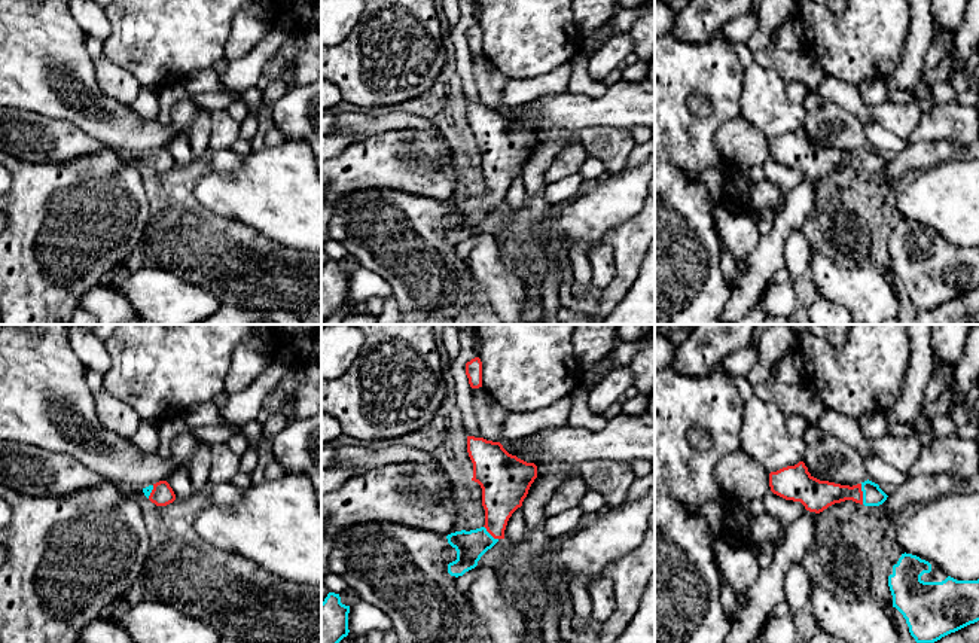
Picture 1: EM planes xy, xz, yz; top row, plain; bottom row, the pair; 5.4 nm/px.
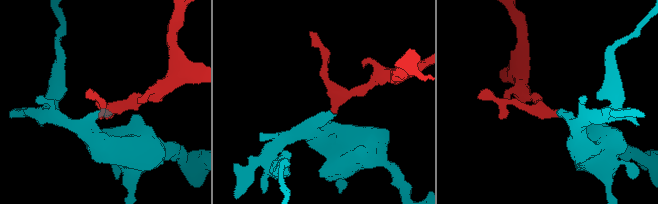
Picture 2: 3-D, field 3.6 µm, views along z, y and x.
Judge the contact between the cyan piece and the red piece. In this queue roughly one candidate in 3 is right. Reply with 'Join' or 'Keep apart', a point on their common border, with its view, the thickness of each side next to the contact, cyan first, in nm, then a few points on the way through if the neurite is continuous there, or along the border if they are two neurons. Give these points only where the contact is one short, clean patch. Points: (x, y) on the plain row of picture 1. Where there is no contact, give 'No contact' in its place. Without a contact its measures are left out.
Join. Touches cyan at yz (863, 161). Thickness 110 nm (cyan) against 160 nm. Path across: yz (872, 161), (863, 161), (823, 160), (817, 162)

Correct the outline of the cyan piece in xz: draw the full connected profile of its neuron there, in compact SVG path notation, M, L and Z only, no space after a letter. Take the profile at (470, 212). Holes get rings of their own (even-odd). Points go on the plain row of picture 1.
M467 103L467 119L473 129L473 144L482 155L485 192L446 202L457 217L457 226L448 231L451 243L463 243L475 235L481 223L500 205L512 180L522 173L534 146L537 132L509 121L500 109Z

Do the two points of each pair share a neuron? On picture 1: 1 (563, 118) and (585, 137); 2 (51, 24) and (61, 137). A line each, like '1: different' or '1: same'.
1: different
2: different

